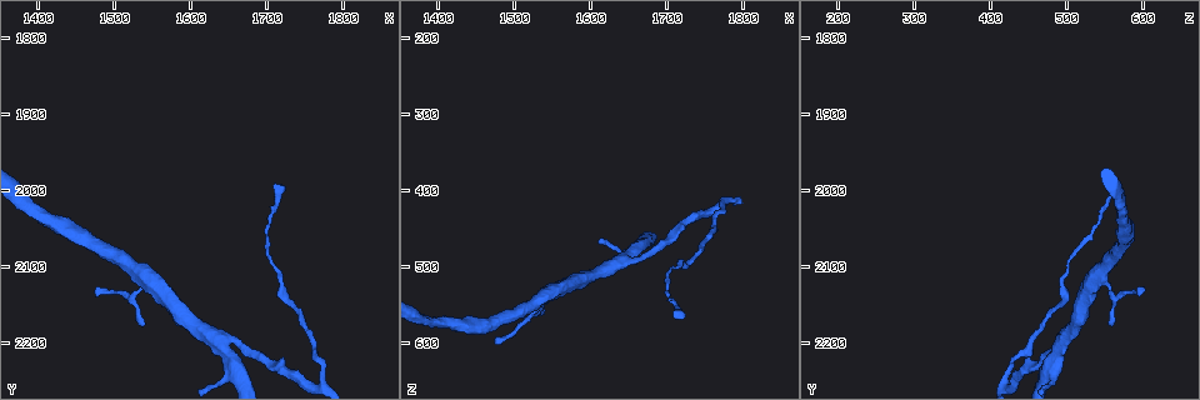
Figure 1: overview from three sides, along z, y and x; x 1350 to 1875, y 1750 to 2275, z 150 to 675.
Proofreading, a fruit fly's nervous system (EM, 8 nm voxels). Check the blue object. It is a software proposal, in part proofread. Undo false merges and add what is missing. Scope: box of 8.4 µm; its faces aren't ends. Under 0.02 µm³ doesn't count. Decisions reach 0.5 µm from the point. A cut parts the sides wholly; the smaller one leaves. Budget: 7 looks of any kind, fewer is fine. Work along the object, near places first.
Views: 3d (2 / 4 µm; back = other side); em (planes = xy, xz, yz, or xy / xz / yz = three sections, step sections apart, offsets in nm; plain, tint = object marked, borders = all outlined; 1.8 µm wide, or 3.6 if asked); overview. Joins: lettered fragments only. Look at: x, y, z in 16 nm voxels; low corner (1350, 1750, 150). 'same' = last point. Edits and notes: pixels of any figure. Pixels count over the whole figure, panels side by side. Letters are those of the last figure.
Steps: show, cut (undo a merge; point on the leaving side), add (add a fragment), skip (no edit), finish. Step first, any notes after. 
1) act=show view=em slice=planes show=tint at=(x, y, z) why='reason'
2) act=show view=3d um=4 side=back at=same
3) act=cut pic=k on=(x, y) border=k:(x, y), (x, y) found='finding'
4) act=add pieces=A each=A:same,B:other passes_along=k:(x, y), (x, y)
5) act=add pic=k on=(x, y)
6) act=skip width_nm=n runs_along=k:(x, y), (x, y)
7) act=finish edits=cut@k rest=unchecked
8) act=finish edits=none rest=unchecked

act=show view=3d um=2 at=(1710, 1995, 555)

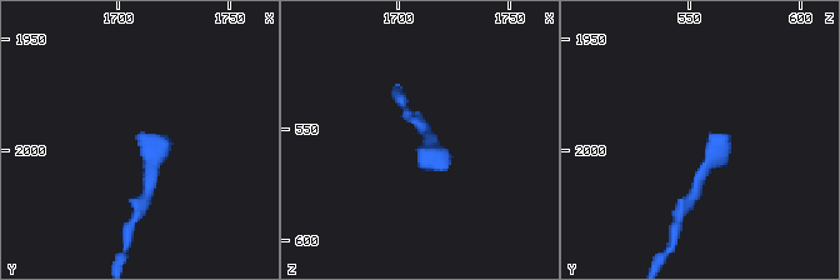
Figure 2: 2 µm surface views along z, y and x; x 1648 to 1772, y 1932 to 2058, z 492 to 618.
act=show view=em slice=xy step=8 show=plain at=(1709, 1994, 559) why='now the EM'

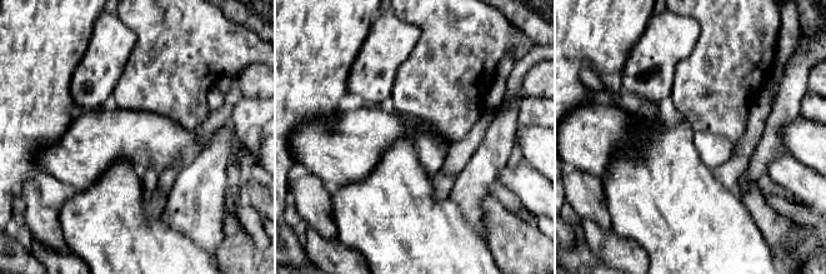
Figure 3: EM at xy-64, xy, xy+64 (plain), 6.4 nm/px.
act=show view=em slice=xy step=8 show=borders at=same why='see the neighbours'

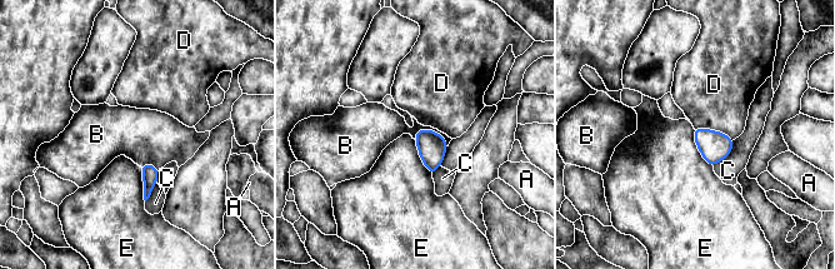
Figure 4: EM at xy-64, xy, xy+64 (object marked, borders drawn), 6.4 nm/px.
act=skip each=A:other,B:other,C:other,D:other,E:other border=4:(414, 134), (436, 130), (448, 145) found='no lettered fragment goes on from it'

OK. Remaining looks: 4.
act=show view=3d um=4 side=back at=(1470, 2135, 595) why='tapers out'

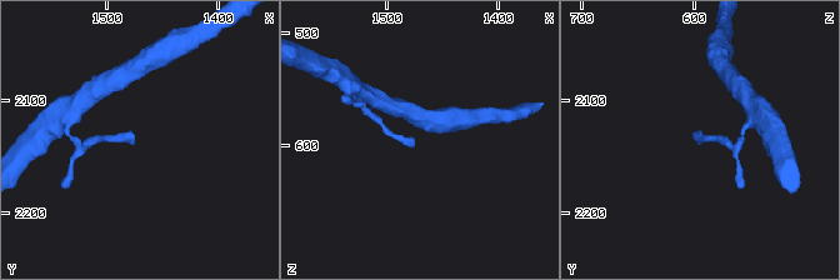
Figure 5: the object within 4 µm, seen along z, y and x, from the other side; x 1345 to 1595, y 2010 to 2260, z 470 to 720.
act=show view=em slice=planes show=borders at=(1476, 2136, 596) why='shape alone is not enough'

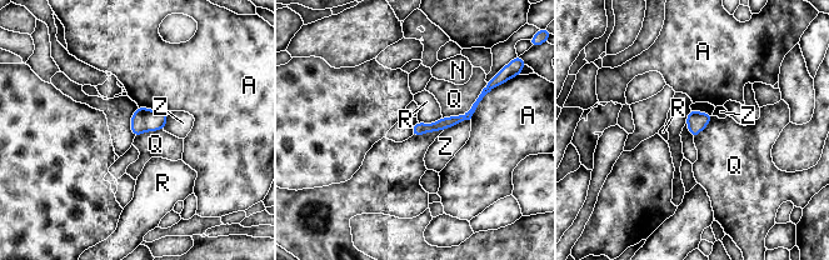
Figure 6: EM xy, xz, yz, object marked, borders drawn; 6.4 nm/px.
act=skip longest_contact=Q:360nm each=A:other,N:other,Q:other,R:other,Z:other border=6:(487, 83), (467, 111), (442, 116) found='no lettered fragment goes on from it'

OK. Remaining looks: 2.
act=finish edits=none rest=unchecked

